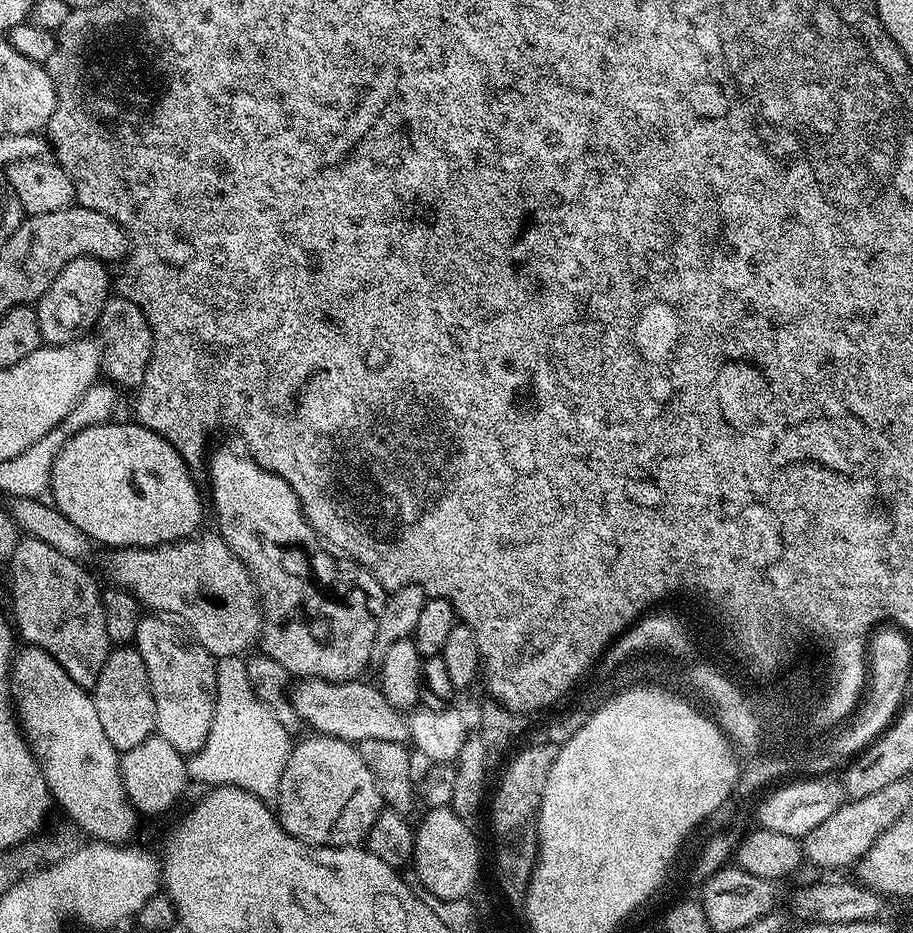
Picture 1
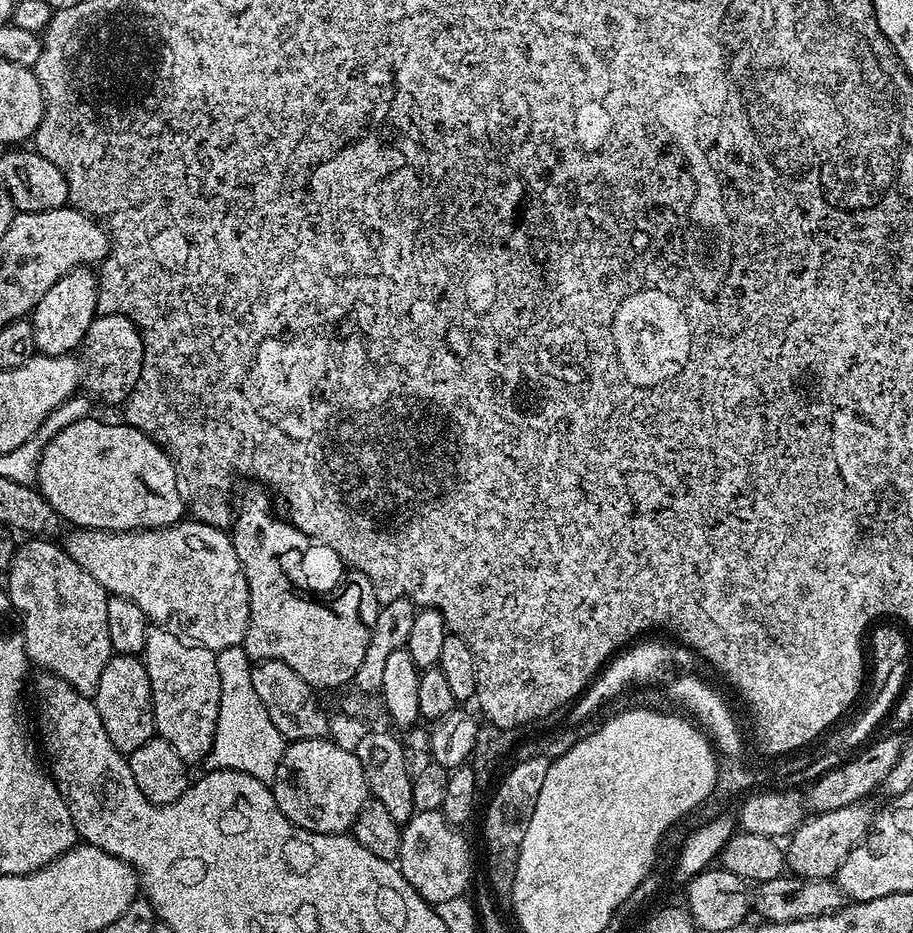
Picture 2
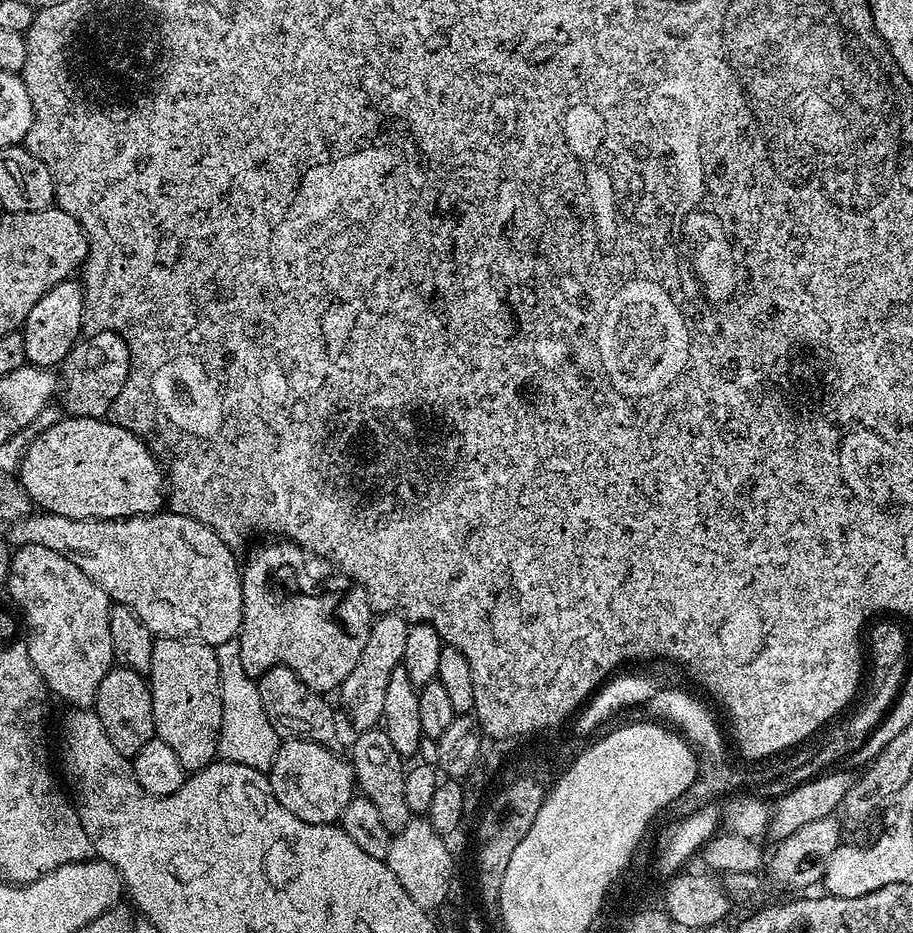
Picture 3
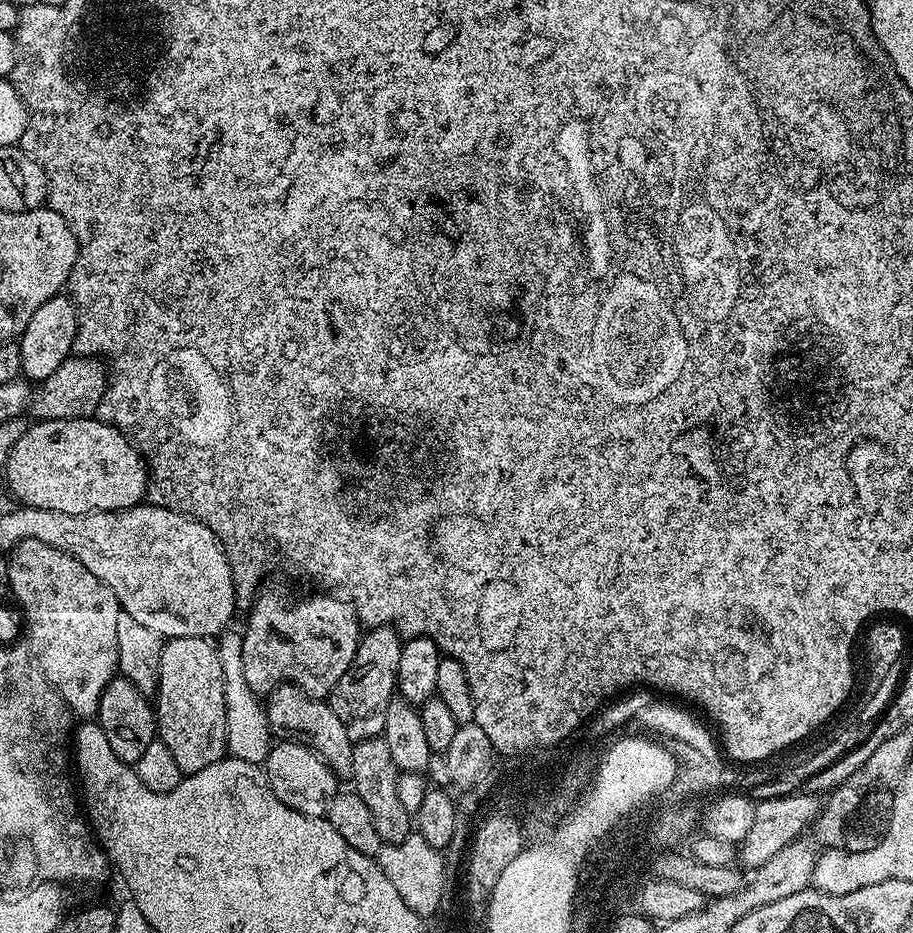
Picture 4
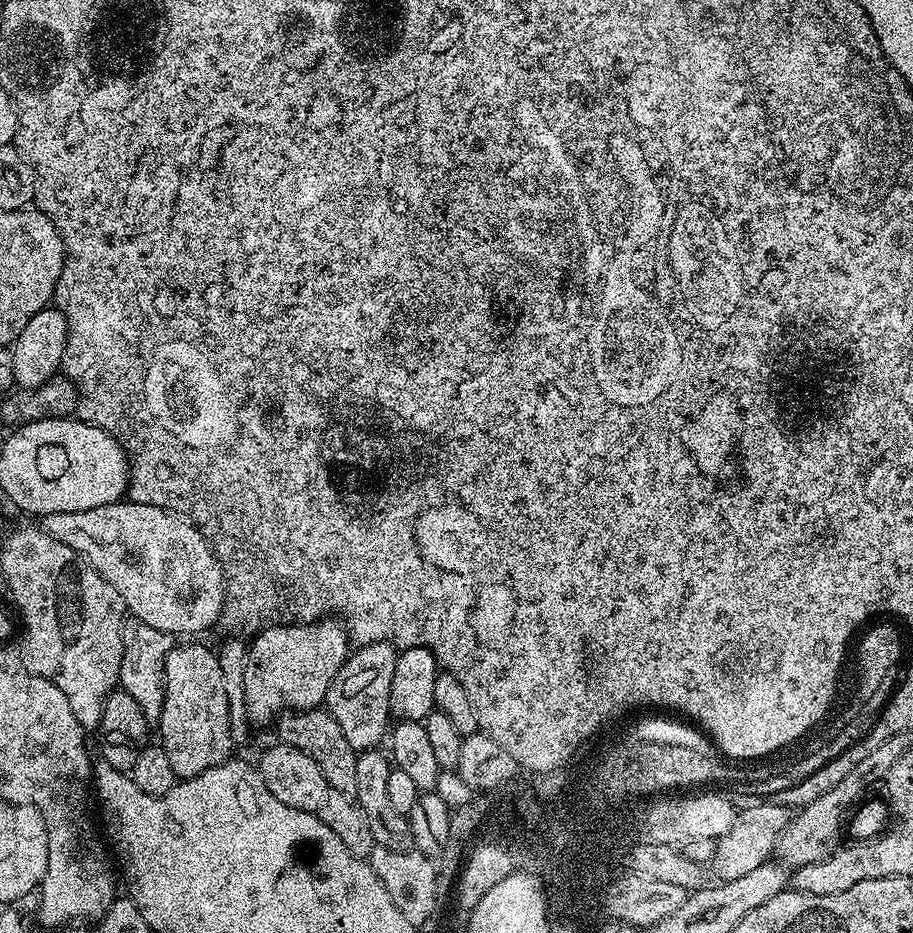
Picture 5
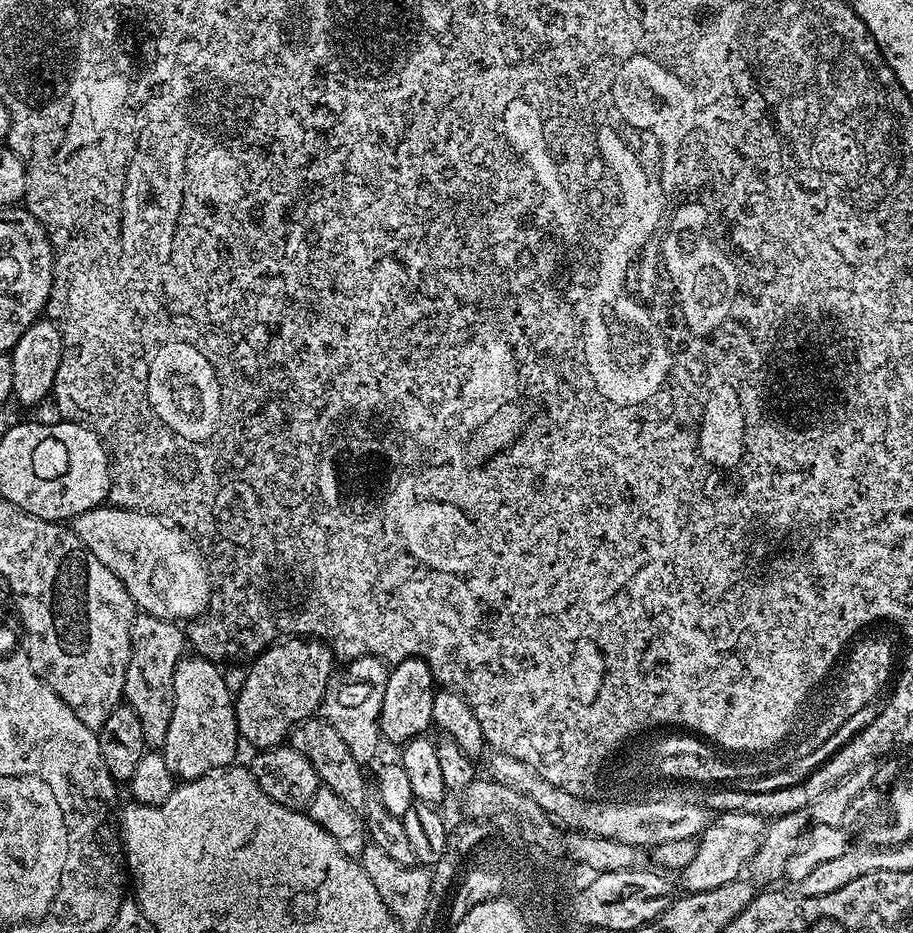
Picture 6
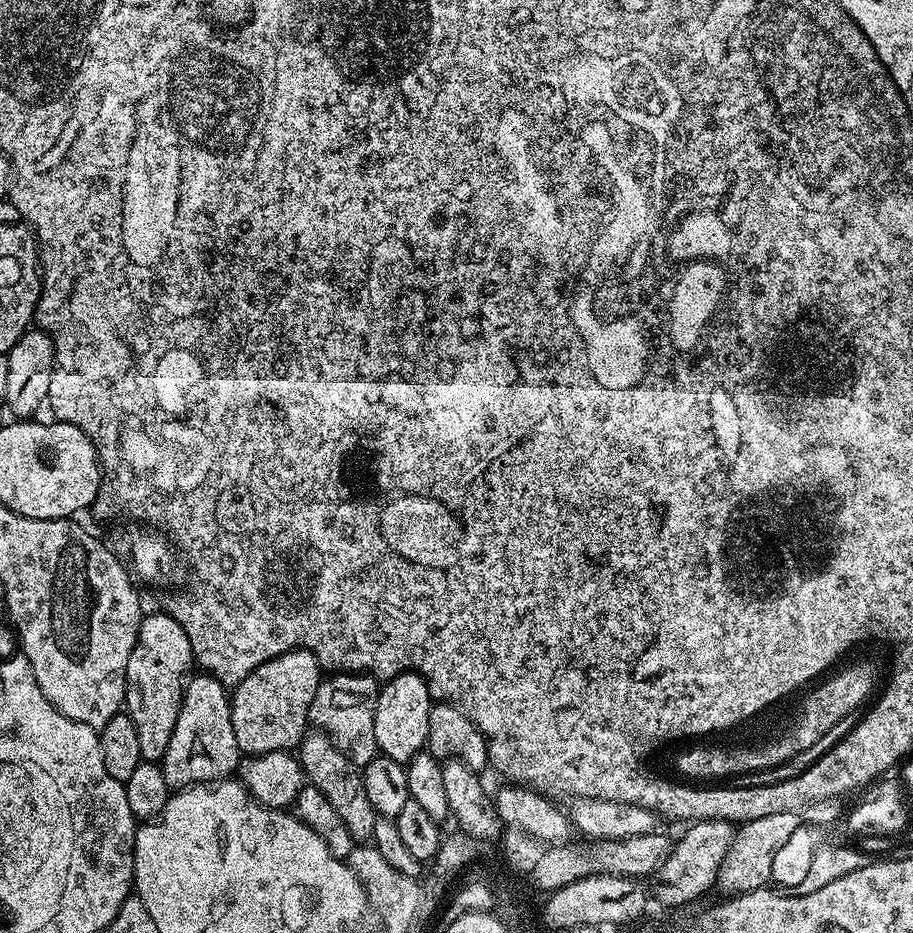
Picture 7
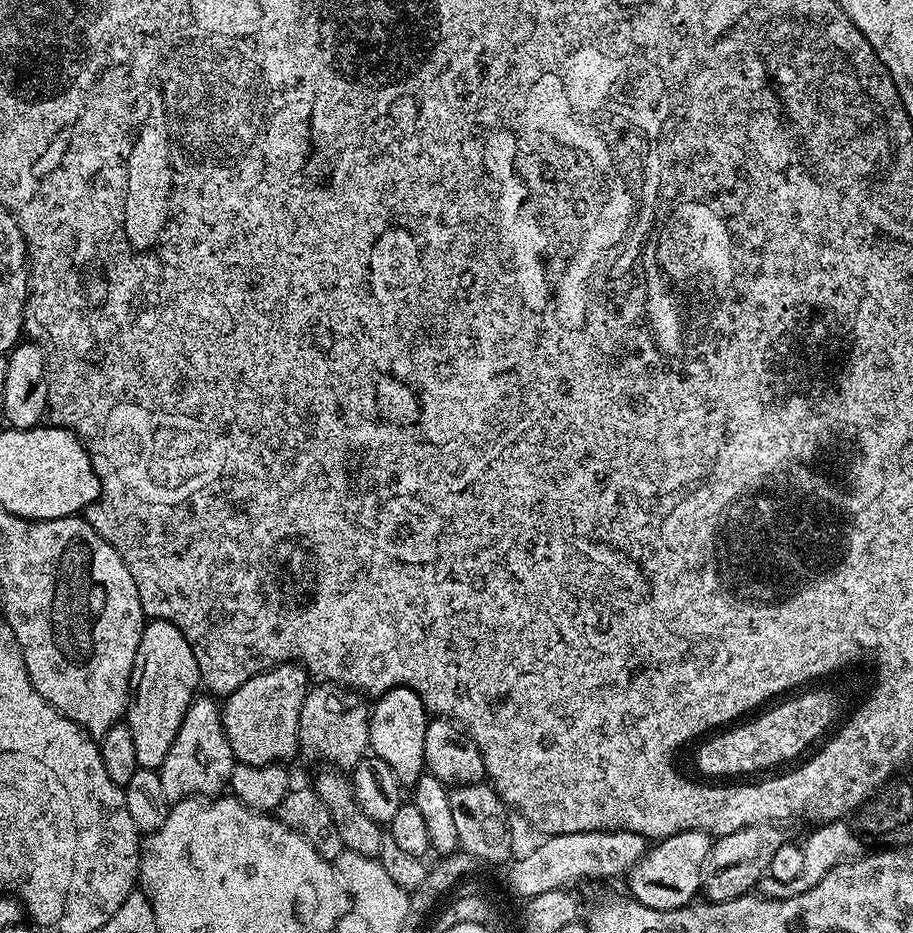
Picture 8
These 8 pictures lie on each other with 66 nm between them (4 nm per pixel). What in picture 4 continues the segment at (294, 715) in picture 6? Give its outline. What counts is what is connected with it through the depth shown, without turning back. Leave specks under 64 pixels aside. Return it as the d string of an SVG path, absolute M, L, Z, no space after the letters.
M263 592L253 599L248 625L242 628L242 658L245 659L243 669L250 690L257 697L264 698L278 685L291 682L303 688L307 696L331 697L342 674L352 668L360 645L362 625L355 603L348 598L343 600L340 596L312 596L309 600L296 600L291 604L280 592Z

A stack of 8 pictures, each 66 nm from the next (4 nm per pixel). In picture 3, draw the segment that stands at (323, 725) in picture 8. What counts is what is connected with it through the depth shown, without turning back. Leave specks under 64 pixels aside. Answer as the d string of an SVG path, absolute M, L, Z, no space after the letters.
M394 611L394 612L386 612L380 615L377 615L375 619L373 619L372 622L372 629L370 630L370 634L366 638L366 646L362 650L362 658L358 658L358 666L354 666L354 670L350 670L350 674L347 676L346 679L343 680L342 683L340 683L339 689L338 689L338 697L340 696L340 704L339 707L342 709L344 707L344 712L346 715L348 715L348 720L350 723L353 724L353 729L356 730L363 730L365 728L375 728L377 725L383 721L384 718L384 707L382 706L382 702L386 699L386 682L390 678L390 674L392 673L395 668L401 667L404 655L406 654L406 634L408 633L408 629L410 627L409 621L405 620L403 615L401 613Z

